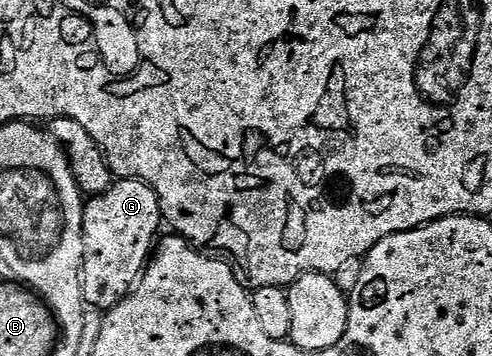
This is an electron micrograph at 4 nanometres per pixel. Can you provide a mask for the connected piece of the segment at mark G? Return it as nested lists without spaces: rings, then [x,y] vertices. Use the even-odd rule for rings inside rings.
[[[116,179],[109,191],[84,203],[81,290],[88,309],[112,308],[129,295],[153,255],[159,224],[161,228],[159,196],[143,180]]]

